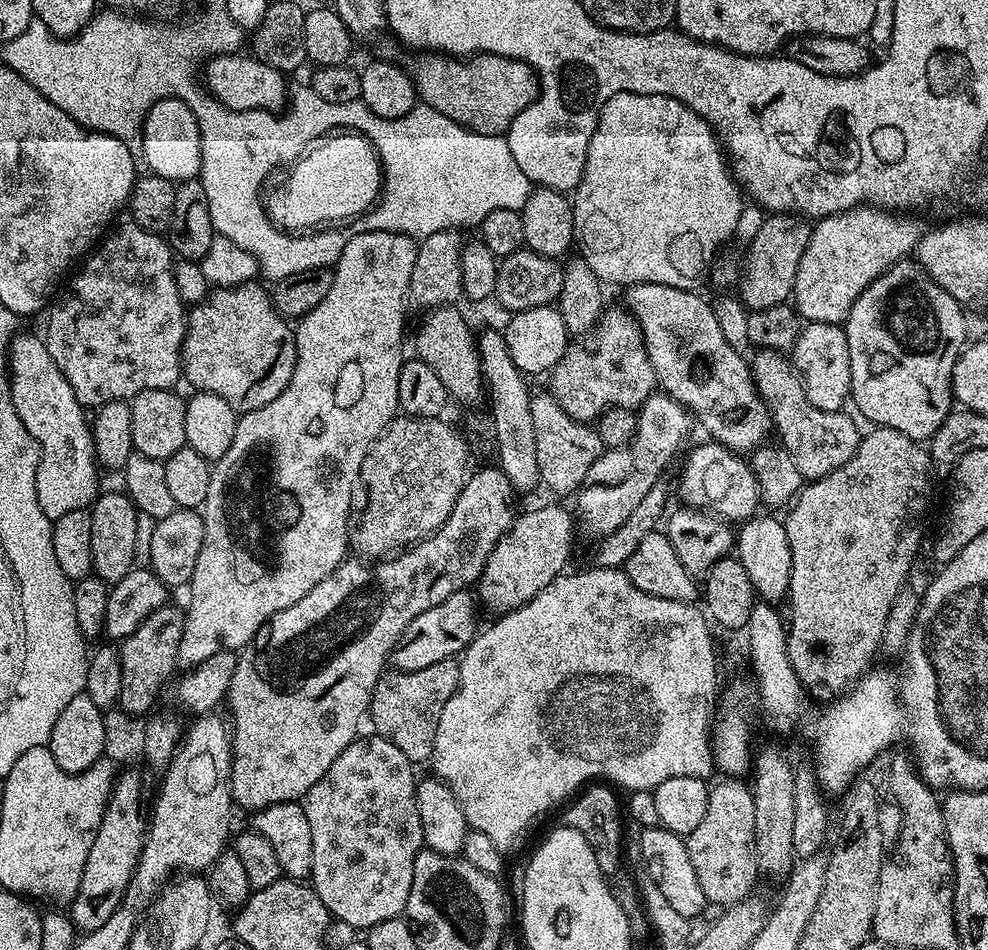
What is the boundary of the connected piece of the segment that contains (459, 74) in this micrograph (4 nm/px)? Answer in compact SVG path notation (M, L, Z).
M479 53L471 59L445 54L420 54L410 67L416 95L423 103L437 108L446 118L458 122L471 132L487 136L504 136L512 123L520 120L522 110L537 99L540 82L531 66L522 60Z

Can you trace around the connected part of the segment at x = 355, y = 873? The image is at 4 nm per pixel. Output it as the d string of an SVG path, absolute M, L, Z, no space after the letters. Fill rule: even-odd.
M375 734L369 736L369 740L357 738L350 746L346 746L346 750L342 750L342 754L338 754L338 758L334 758L330 770L326 770L326 774L322 774L322 778L318 778L318 782L314 782L314 786L304 795L302 801L304 813L310 822L310 842L314 842L314 862L312 863L310 887L318 894L318 898L322 898L322 902L328 908L329 917L336 919L337 916L342 923L349 924L352 928L361 928L361 930L378 926L378 922L395 920L405 915L410 898L410 886L414 878L414 858L424 848L422 818L418 814L420 803L416 800L418 775L416 776L415 770L412 769L415 768L413 761L408 760L406 754L402 754L402 750L398 750L398 746L394 746L394 742L383 740Z

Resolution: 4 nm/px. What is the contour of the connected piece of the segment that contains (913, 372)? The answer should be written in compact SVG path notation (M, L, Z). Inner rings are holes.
M908 258L900 260L898 263L893 264L892 267L887 268L881 276L874 278L874 282L870 282L870 286L866 286L866 290L862 290L862 294L858 294L848 319L844 321L842 327L846 334L846 346L850 346L850 382L852 383L850 400L853 405L856 403L857 410L869 420L869 425L893 428L902 434L906 434L911 440L931 441L933 434L938 430L938 426L942 426L942 422L946 422L948 413L953 411L954 408L952 371L961 352L966 347L966 341L969 339L968 320L964 317L964 312L965 309L954 297L946 294L946 290L942 290L942 286L938 286L938 282L934 282L928 277L919 264Z

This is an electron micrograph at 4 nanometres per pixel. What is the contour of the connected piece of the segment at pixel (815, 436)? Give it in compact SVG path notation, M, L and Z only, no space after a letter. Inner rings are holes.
M762 348L755 355L757 356L751 357L750 367L756 389L760 397L764 399L768 413L772 415L775 435L780 435L779 443L788 451L790 458L794 458L794 466L798 466L798 474L802 474L805 481L811 482L838 470L838 466L846 466L846 462L850 462L850 458L854 458L862 435L861 429L856 429L855 422L847 416L847 411L818 410L818 406L814 406L814 402L810 402L810 398L806 398L806 390L800 373L797 372L795 364L785 353Z

